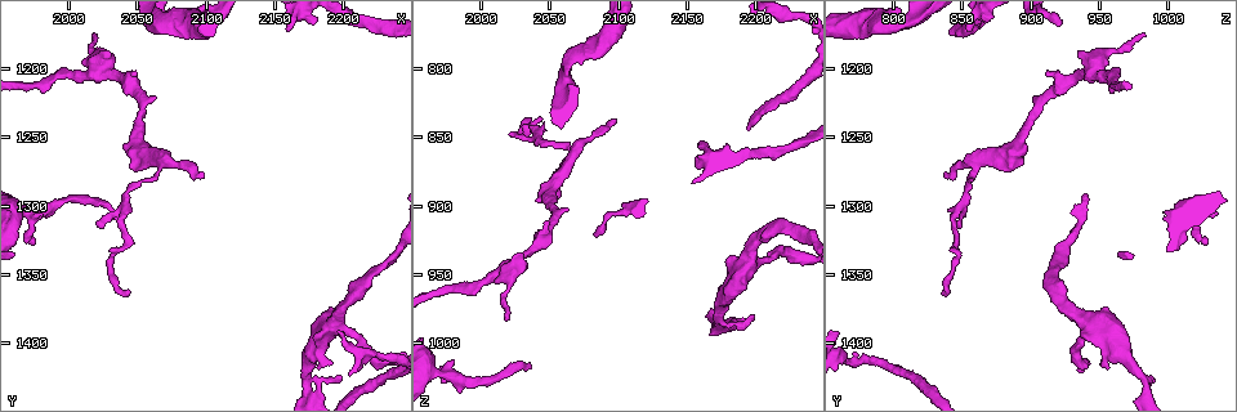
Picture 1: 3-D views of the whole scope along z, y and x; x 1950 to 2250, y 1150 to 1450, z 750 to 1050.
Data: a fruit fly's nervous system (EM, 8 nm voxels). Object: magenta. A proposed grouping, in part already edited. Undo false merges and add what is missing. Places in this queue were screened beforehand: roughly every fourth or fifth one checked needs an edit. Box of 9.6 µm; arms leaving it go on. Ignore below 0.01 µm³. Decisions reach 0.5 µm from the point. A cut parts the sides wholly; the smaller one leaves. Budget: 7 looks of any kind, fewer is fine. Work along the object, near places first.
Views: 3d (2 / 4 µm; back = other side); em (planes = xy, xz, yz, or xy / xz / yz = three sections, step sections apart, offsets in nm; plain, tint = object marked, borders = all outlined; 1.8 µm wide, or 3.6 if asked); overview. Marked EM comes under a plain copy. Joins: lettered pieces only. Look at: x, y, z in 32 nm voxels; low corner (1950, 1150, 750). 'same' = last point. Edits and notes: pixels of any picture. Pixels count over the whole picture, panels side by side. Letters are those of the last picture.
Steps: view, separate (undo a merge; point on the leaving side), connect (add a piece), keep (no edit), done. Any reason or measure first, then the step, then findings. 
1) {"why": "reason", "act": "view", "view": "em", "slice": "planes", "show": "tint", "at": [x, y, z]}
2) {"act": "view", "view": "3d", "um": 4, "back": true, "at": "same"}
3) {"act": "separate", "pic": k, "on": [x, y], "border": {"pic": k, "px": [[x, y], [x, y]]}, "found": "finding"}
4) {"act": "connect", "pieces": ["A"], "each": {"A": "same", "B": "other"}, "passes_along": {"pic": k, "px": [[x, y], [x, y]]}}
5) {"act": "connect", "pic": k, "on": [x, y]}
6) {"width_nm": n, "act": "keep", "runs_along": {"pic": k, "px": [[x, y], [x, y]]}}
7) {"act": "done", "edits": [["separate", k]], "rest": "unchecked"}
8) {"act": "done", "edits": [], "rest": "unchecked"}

{"why": "four or more arms meet", "act": "view", "view": "em", "slice": "planes", "show": "tint", "at": [2192, 1388, 948]}

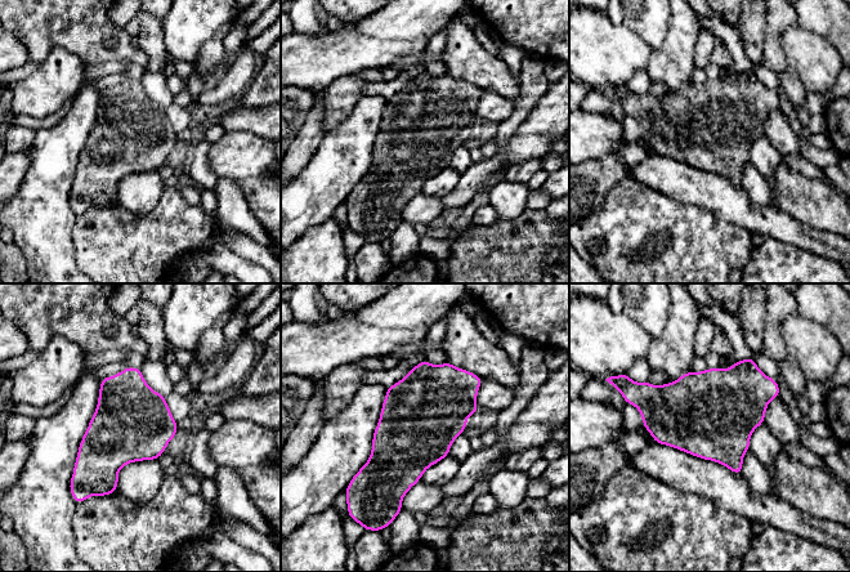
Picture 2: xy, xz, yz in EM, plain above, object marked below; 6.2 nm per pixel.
{"act": "view", "view": "em", "slice": "planes", "show": "borders", "at": "same"}

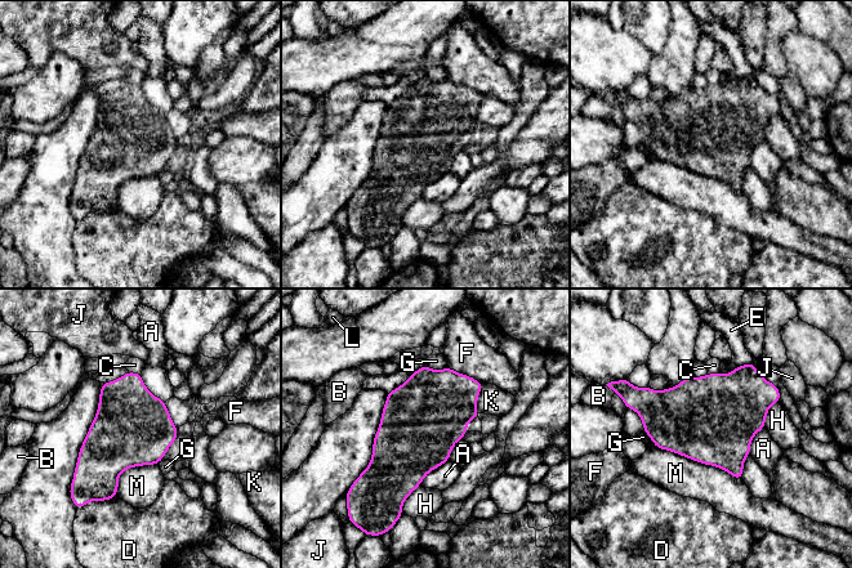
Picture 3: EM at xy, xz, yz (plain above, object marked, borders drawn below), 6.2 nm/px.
{"act": "keep", "each": {"A": "other", "B": "other", "C": "other", "D": "other", "E": "other", "F": "other", "G": "other", "H": "other", "J": "other", "K": "other", "L": "other", "M": "other"}, "border": {"pic": 3, "px": [[654, 446], [716, 465], [741, 481]]}, "found": "all the same neuron"}

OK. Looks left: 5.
{"why": "sharp bend", "act": "view", "view": "3d", "um": 2, "at": [2178, 1426, 988]}

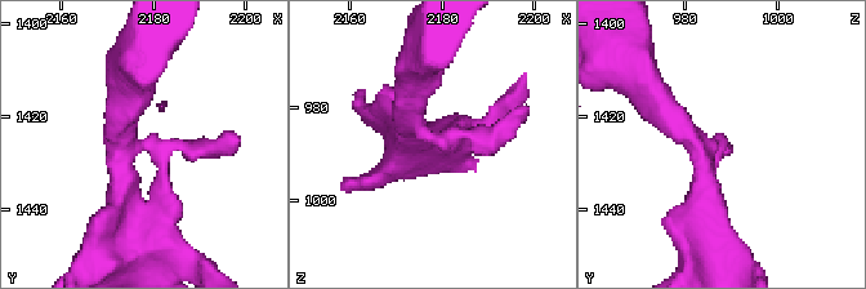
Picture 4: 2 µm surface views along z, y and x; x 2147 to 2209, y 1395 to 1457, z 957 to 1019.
{"why": "now the EM", "act": "view", "view": "em", "slice": "planes", "show": "borders", "at": [2177, 1427, 986]}

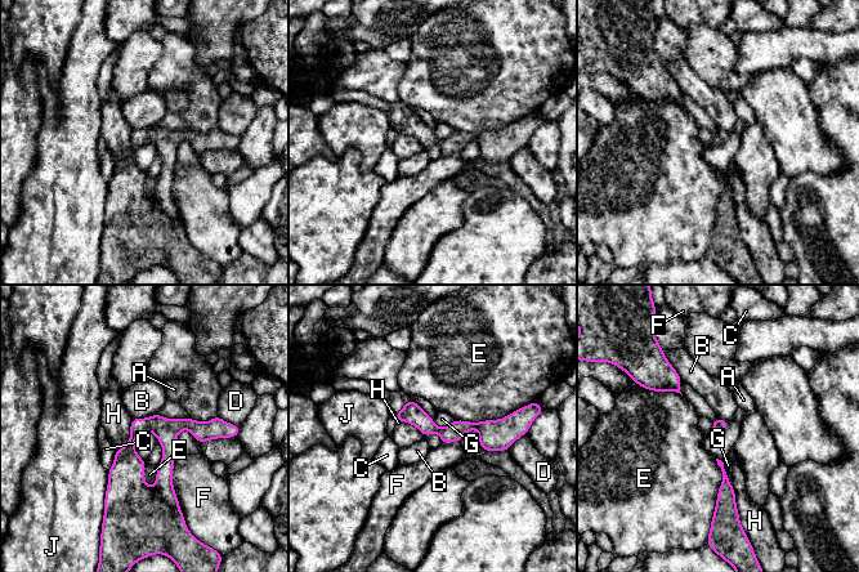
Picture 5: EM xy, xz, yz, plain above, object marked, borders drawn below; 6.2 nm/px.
{"act": "keep", "each": {"A": "other", "B": "other", "C": "other", "D": "other", "E": "other", "F": "other", "G": "other", "H": "other", "J": "other"}, "found": "all the same neuron"}

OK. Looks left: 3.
{"why": "a fork", "act": "view", "view": "em", "slice": "yz", "step": 4, "show": "tint", "at": [2026, 1202, 940]}

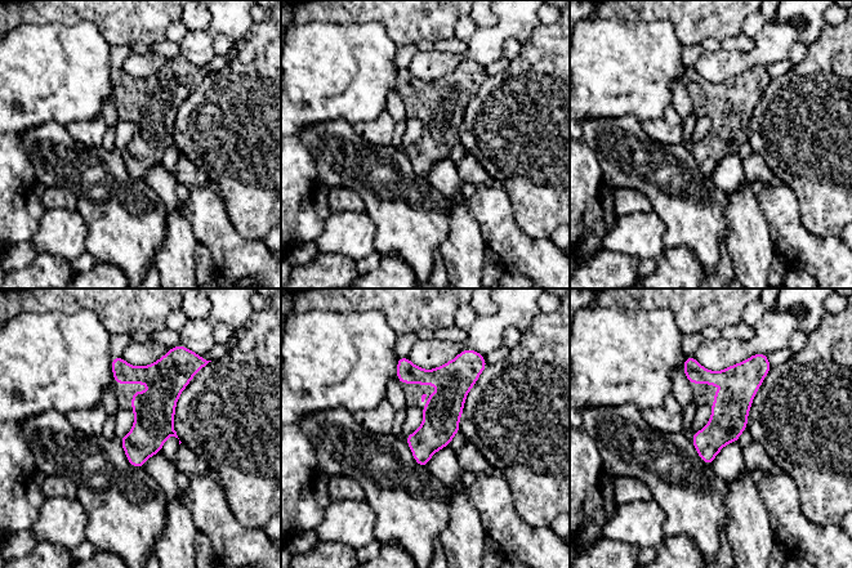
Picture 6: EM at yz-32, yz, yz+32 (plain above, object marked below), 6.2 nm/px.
{"why": "another direction", "act": "view", "view": "em", "slice": "planes", "show": "borders", "at": "same"}

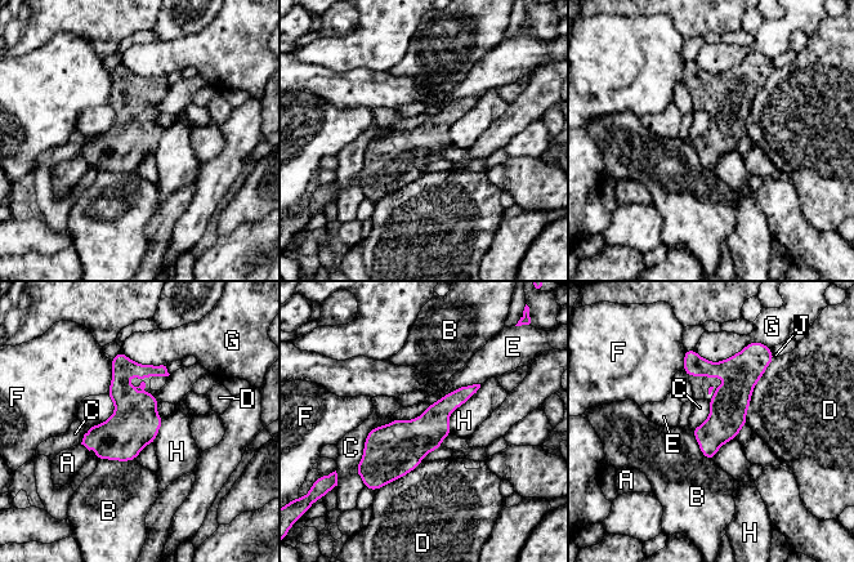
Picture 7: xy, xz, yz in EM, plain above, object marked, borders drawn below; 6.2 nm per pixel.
{"act": "keep", "each": {"A": "other", "B": "other", "C": "other", "D": "other", "E": "other", "F": "other", "G": "other", "H": "other", "J": "other"}, "border": {"pic": 7, "px": [[372, 427], [356, 468], [363, 486]]}, "found": "all the same neuron"}

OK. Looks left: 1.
{"act": "done", "edits": [], "rest": "unchecked"}

